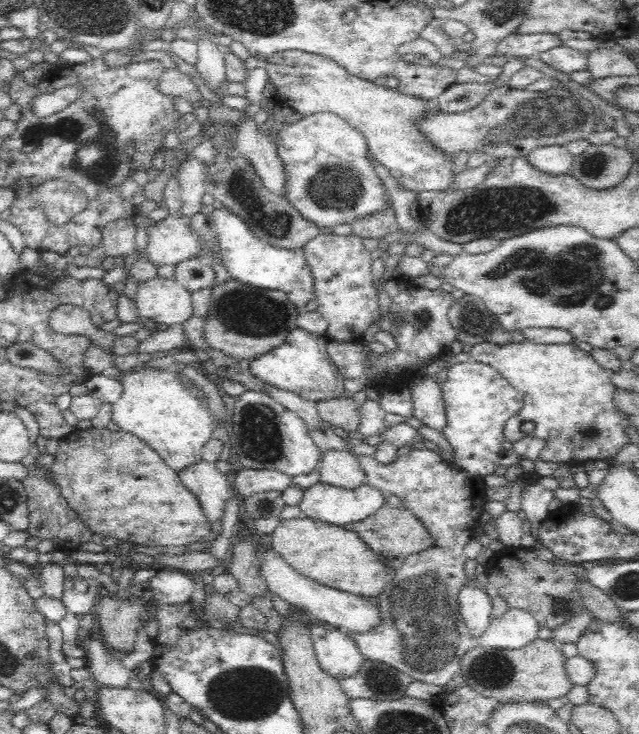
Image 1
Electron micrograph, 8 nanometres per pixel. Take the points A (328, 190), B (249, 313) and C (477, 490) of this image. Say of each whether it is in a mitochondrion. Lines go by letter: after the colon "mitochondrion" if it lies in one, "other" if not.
A: mitochondrion
B: mitochondrion
C: other

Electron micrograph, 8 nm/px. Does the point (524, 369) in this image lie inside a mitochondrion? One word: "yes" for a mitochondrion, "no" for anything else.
no

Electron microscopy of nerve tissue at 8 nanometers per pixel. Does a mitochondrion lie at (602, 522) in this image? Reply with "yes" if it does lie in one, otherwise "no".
no

